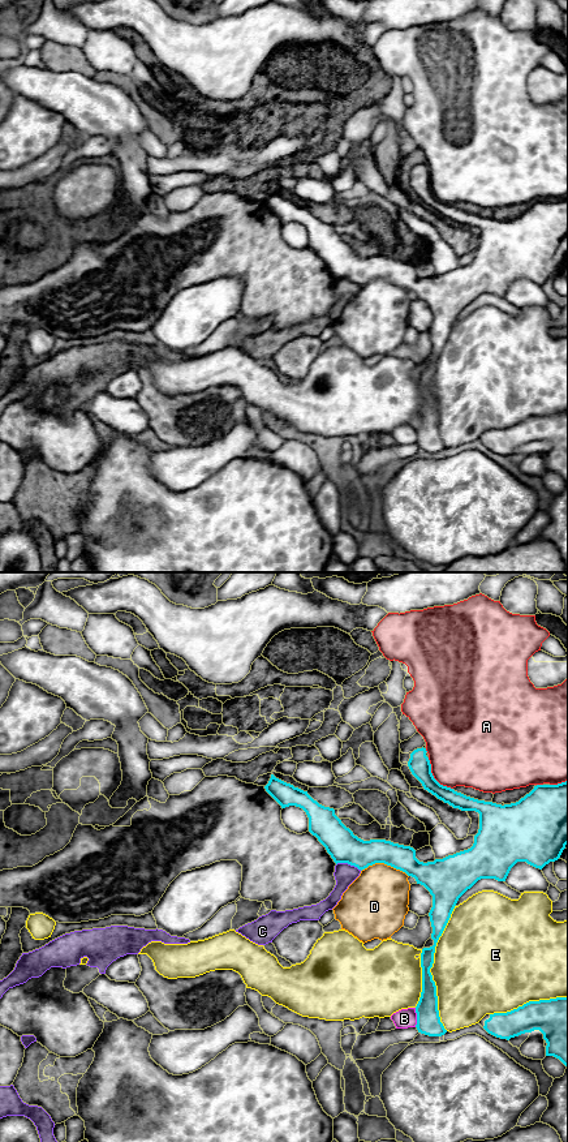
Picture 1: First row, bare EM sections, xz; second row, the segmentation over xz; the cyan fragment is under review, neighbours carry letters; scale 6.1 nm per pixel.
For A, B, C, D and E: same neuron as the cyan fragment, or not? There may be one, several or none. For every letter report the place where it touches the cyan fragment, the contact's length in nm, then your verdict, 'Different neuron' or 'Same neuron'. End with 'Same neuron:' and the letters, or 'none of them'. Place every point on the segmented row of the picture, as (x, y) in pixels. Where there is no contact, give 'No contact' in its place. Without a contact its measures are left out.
A: Touches cyan at xz (433, 777). Shared border 260 nm. Different neuron
B: Touches cyan at xz (417, 1017). Shared border 120 nm. Different neuron
C: Touches cyan at xz (349, 863). Shared border 170 nm. Same neuron
D: Touches cyan at xz (384, 863). Shared border 300 nm. Different neuron
E: Touches cyan at xz (431, 966). Shared border 800 nm. Different neuron
Same neuron: C

